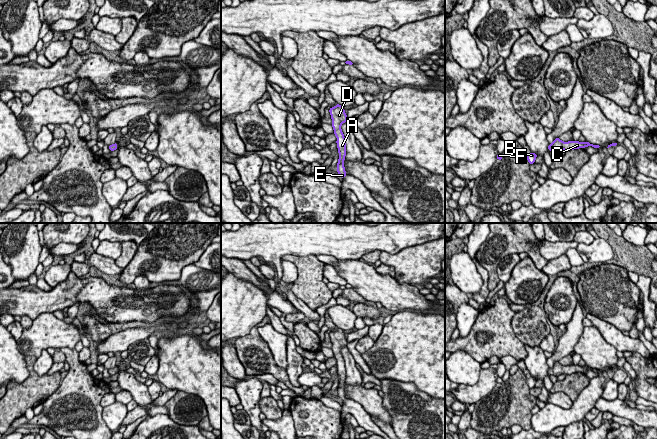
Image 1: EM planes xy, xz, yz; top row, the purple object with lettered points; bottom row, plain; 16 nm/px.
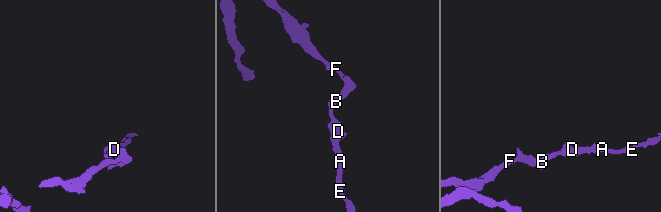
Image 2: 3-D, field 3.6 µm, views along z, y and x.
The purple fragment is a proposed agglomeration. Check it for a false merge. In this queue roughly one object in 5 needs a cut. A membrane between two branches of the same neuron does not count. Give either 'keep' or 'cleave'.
keep

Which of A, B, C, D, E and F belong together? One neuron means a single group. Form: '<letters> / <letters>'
A B C D E F

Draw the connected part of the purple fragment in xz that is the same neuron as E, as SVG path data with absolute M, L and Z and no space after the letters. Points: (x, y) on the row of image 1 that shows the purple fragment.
M336 103L335 107L331 107L329 109L331 118L332 118L332 127L334 129L334 134L337 137L337 147L339 152L339 160L337 164L337 172L339 177L344 178L347 174L344 168L344 159L346 156L346 144L345 144L345 137L341 130L341 125L344 122L347 122L348 117L344 111L344 107Z

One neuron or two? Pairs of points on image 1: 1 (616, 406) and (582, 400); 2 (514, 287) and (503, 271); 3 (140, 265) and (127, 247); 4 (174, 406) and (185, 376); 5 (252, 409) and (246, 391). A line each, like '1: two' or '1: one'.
1: two
2: two
3: two
4: two
5: one

